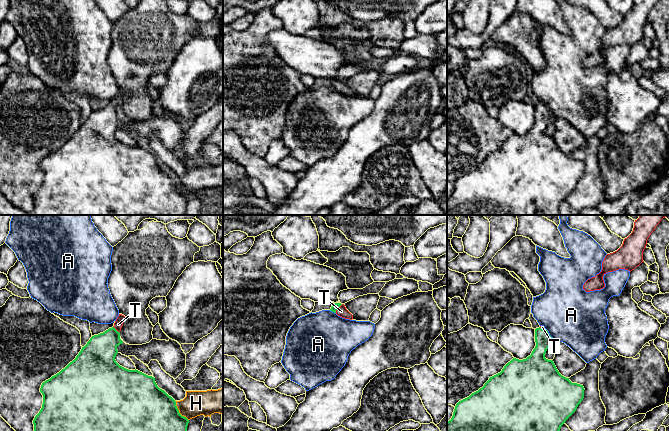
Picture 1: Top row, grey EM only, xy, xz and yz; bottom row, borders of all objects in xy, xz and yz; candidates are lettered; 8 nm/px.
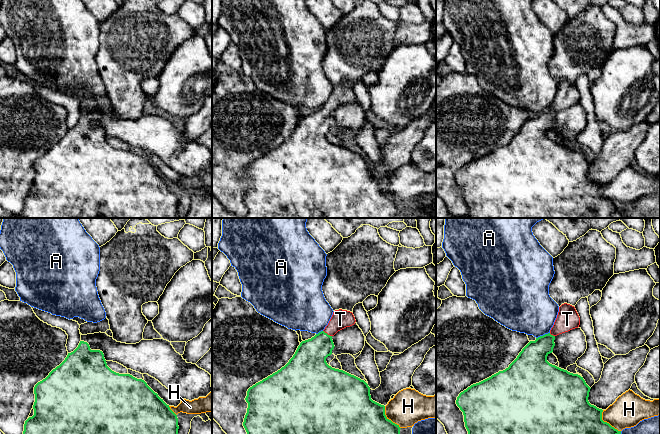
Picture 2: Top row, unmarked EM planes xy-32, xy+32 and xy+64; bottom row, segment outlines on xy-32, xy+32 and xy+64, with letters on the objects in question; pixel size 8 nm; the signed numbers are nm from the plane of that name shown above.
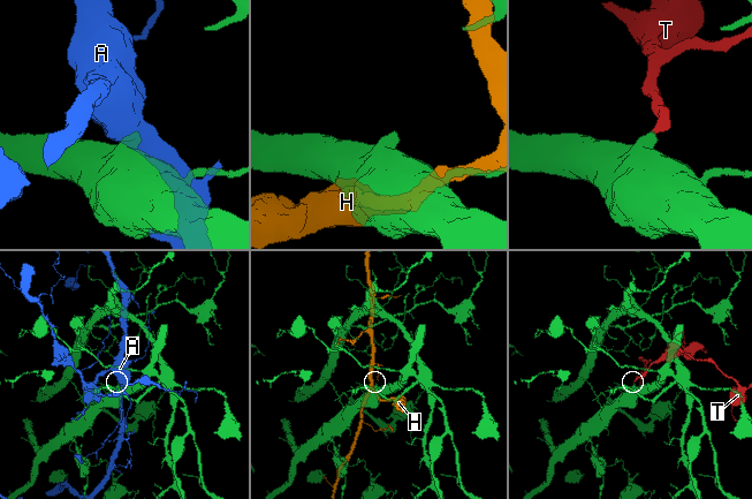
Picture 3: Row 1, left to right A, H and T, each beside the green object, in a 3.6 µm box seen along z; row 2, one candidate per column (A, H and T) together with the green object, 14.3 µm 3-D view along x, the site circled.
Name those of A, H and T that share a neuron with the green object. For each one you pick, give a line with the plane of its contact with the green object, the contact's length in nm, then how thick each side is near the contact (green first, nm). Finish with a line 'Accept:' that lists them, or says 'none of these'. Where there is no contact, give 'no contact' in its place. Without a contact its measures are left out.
T: contact in xz; length 90 nm; calibres 50 and 80 nm
Accept: T

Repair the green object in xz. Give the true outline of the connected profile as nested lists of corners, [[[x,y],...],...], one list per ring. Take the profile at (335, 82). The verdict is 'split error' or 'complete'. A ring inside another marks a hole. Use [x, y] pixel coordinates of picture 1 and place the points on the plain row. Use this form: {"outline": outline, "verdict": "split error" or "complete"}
{"outline": [[[335,79],[332,81],[330,87],[336,89],[338,92],[345,95],[353,95],[353,91],[346,85],[344,80]]], "verdict": "split error"}

